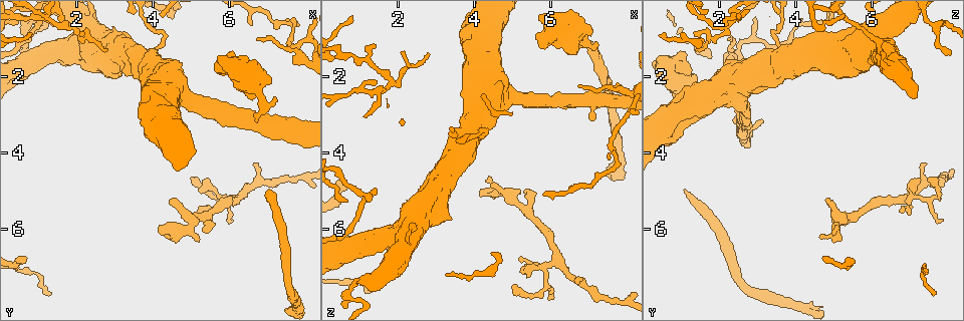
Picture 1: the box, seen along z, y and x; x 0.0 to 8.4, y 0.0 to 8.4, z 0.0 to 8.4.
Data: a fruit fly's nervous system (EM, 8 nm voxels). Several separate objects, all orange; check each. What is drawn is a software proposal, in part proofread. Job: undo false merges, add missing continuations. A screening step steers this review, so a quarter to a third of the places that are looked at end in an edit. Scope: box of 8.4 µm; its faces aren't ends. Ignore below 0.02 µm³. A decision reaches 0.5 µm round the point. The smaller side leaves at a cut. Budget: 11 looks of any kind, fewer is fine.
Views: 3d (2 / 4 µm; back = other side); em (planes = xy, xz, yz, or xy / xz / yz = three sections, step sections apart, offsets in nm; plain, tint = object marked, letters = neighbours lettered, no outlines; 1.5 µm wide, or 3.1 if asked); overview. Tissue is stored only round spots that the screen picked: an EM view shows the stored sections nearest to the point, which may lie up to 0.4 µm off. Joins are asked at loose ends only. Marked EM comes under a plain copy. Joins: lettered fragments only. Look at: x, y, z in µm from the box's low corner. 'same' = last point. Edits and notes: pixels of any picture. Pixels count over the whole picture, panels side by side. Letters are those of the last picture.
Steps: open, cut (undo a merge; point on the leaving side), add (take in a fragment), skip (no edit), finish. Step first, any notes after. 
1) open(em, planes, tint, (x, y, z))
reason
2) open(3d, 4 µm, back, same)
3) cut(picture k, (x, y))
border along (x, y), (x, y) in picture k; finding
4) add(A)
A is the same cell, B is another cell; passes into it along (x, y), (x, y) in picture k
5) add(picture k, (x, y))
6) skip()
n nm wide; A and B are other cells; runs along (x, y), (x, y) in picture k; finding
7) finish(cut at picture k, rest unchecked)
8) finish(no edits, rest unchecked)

open(em, xy, step 8, letters, (7.00, 5.00, 1.10))
branch stops here

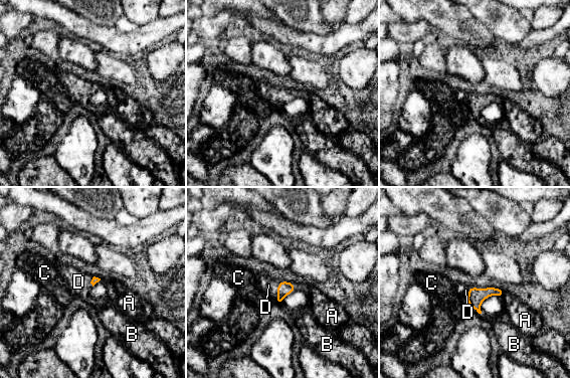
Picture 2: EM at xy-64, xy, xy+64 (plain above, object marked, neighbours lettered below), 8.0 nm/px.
add(D)
D is the same cell, A, B and C are other cells; it goes on there

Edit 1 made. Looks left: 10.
open(overview)
redraw

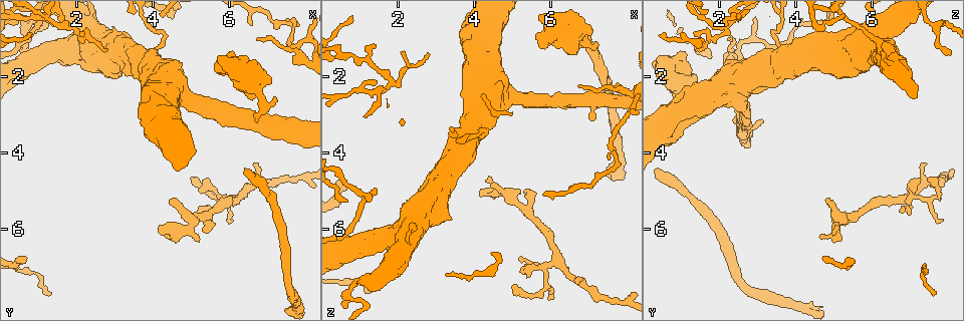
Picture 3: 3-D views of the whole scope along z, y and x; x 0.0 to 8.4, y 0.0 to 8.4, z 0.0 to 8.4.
open(3d, 2 µm, (6.70, 3.15, 1.30))
an open end

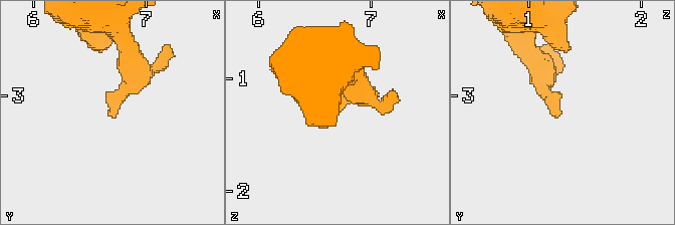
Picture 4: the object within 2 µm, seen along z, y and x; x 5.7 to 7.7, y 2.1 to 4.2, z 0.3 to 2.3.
open(em, xz, step 4, letters, (6.68, 3.18, 1.26))
shape alone is not enough

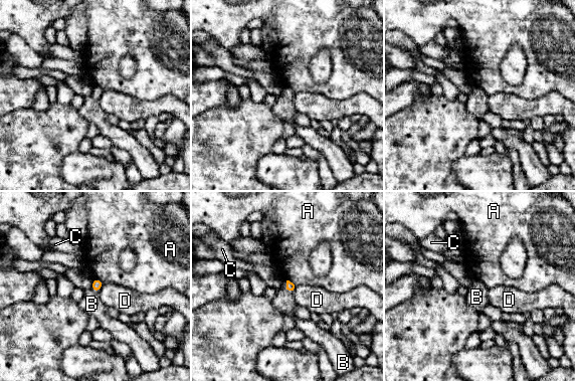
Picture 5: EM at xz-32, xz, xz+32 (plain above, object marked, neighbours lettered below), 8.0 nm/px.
open(em, planes, letters, same)

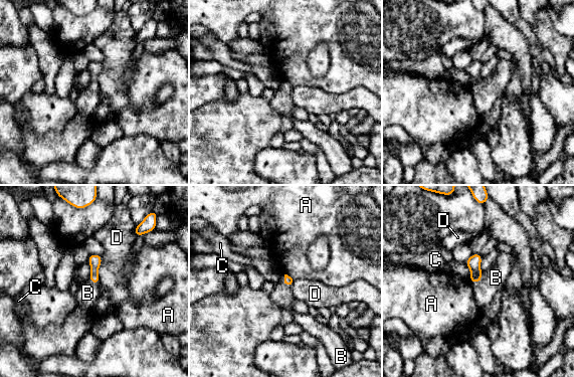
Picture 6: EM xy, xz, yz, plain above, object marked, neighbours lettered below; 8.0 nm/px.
add(B)
D touches over 220 nm; B is the same cell, A, C and D are other cells; the cell continues

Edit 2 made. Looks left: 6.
open(overview)
redraw

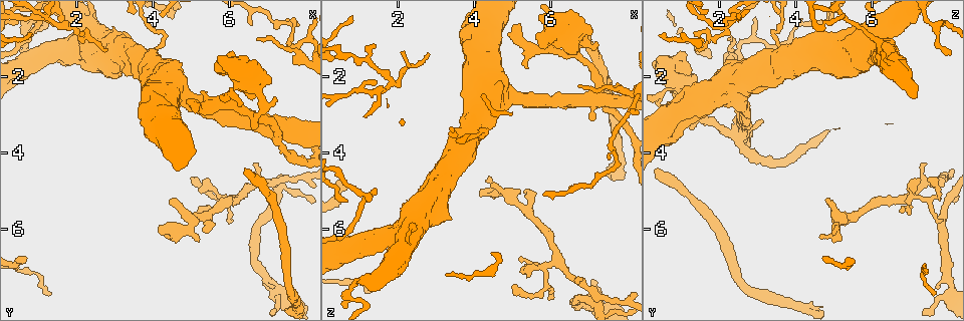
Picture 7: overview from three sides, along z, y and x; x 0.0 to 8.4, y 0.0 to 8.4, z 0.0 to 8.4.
open(em, planes, tint, (7.70, 0.65, 4.20))
abrupt turn

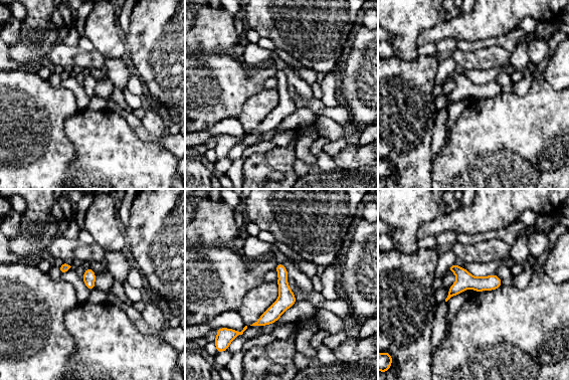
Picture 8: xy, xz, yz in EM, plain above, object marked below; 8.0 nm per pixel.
open(em, planes, letters, same)
what lies round it

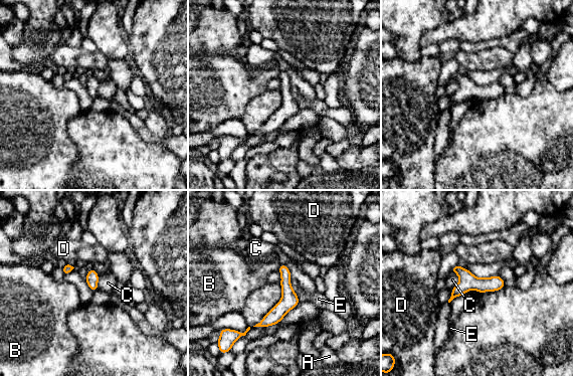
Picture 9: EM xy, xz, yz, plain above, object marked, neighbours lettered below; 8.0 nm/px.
skip()
A, B, C, D and E are other cells; border along (291, 278), (291, 287), (300, 301) in picture 9; all the same cell

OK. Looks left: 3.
open(em, yz, step 8, tint, (5.95, 5.70, 7.80))
tapers out

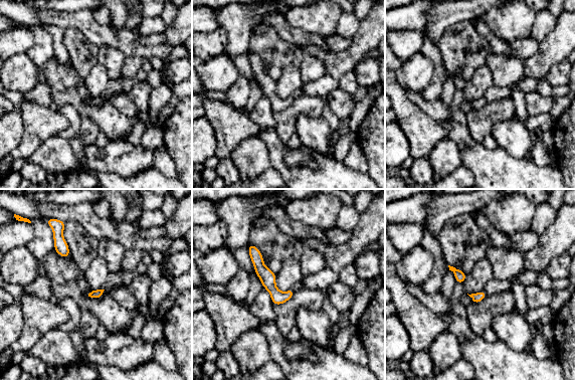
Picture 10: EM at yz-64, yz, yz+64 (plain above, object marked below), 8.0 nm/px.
open(em, yz, step 8, letters, same)

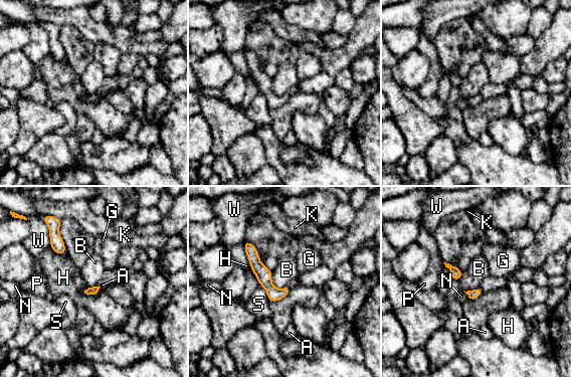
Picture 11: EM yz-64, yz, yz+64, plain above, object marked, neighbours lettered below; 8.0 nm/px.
skip()
A, B, G, H, K, N, P, S and W are other cells; border along (271, 271), (276, 288), (288, 286) in picture 11; none of them fits

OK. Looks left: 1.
finish(add at picture 2, add at picture 6, rest unchecked)

